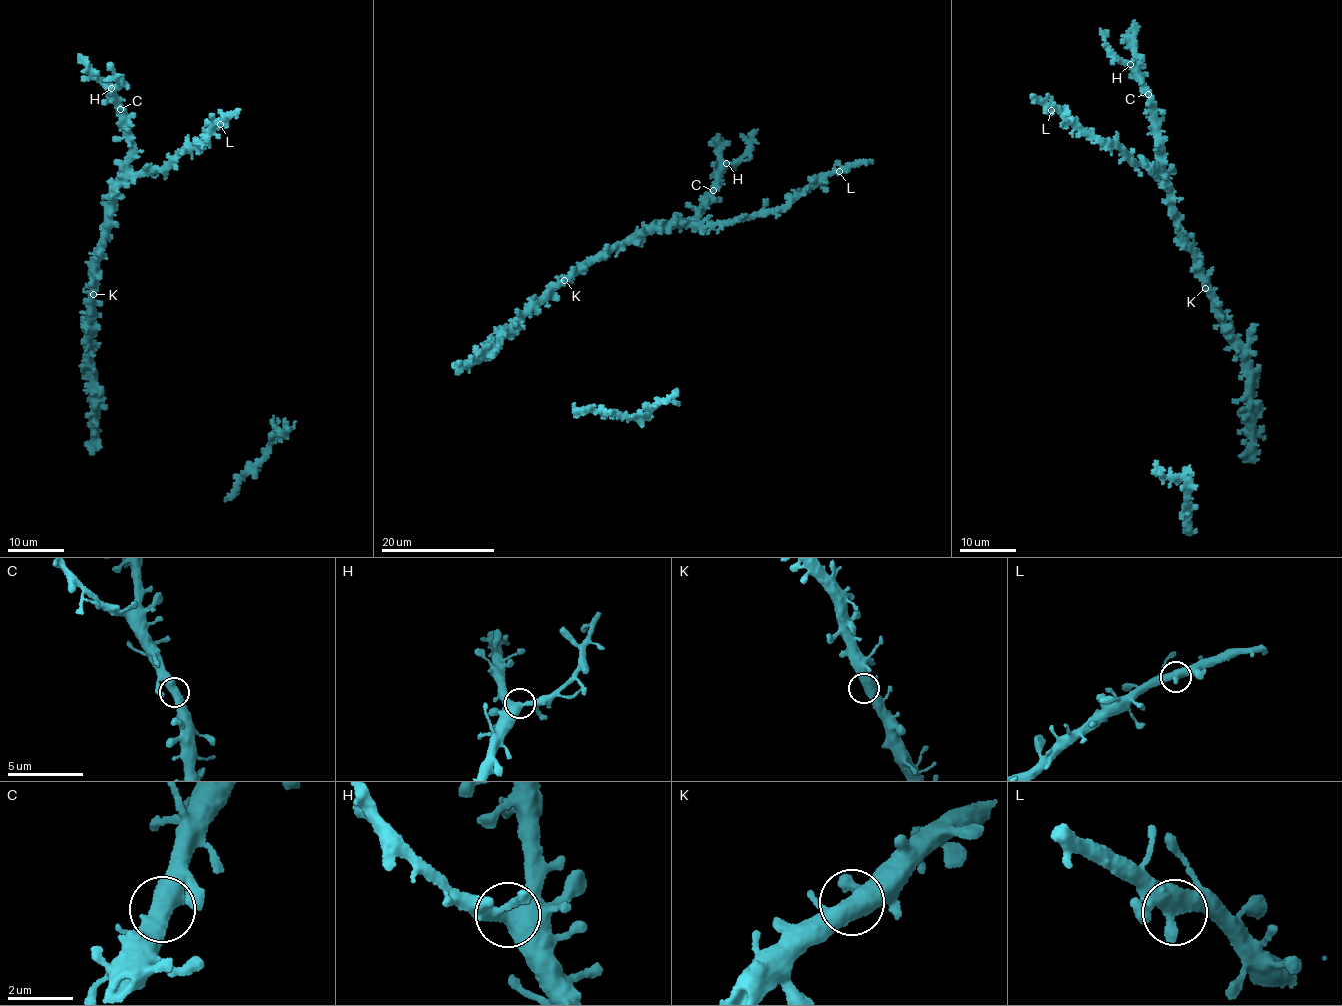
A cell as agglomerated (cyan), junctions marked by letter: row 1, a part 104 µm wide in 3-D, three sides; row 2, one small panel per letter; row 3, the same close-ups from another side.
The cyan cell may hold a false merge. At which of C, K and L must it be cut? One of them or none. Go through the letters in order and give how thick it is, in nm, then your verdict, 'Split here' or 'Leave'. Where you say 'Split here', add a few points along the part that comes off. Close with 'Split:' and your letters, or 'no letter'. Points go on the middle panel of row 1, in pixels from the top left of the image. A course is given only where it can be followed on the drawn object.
C: Thickness 550 nm. Leave
K: Thickness 460 nm. Leave
L: Thickness 550 nm. Leave
Split: no letter

